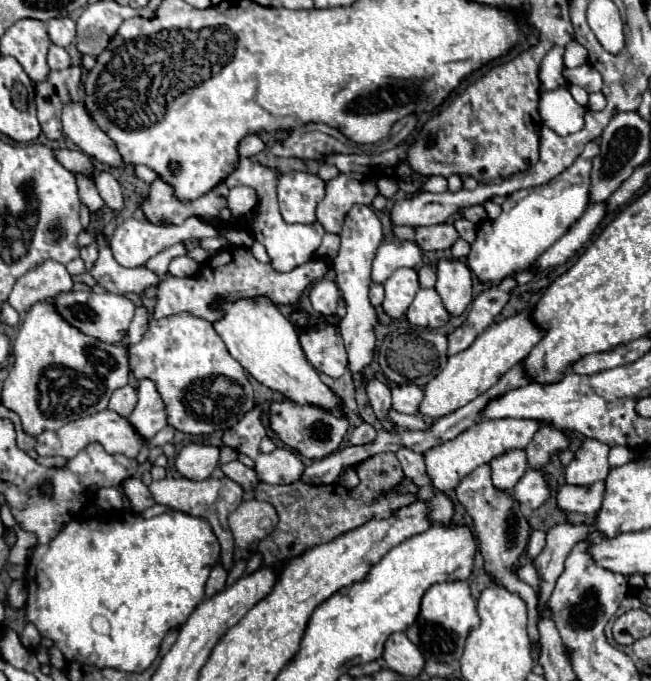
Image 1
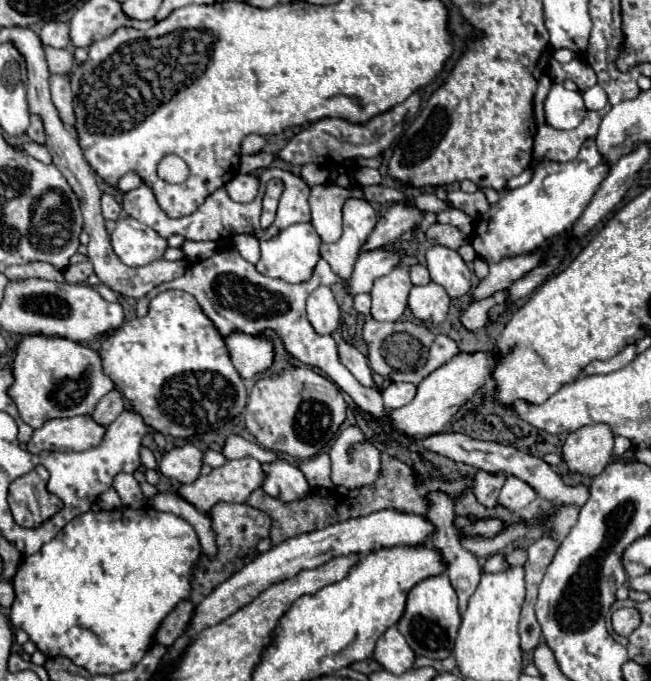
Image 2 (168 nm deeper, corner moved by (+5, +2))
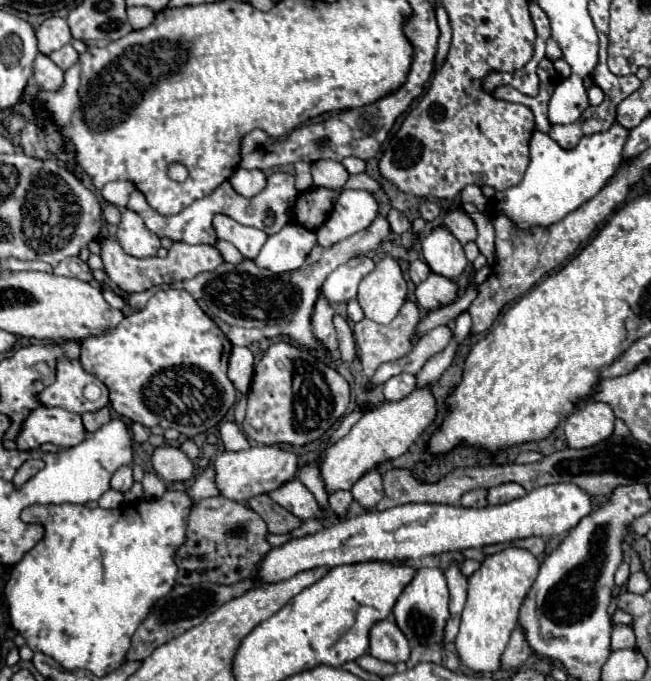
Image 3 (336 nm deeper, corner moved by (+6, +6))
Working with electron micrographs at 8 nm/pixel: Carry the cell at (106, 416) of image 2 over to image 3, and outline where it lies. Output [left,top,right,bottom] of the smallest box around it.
[82,408,110,434]

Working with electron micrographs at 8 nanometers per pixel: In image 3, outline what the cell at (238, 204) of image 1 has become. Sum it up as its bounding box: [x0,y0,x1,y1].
[230,168,266,198]

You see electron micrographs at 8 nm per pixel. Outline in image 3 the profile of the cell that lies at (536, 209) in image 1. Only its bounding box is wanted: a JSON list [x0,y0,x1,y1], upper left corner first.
[494,124,628,228]

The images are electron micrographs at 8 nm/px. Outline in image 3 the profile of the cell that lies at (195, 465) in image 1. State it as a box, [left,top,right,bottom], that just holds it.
[152,446,194,482]

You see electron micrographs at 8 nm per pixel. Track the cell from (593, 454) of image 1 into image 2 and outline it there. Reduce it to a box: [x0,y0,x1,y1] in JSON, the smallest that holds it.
[563,424,613,478]

